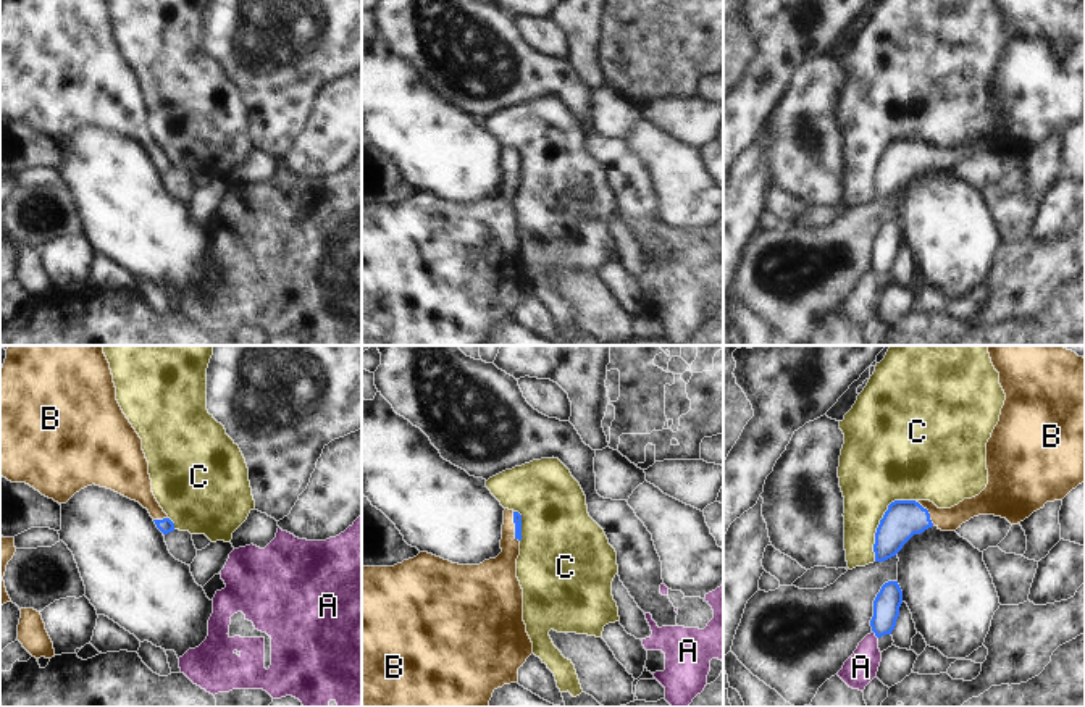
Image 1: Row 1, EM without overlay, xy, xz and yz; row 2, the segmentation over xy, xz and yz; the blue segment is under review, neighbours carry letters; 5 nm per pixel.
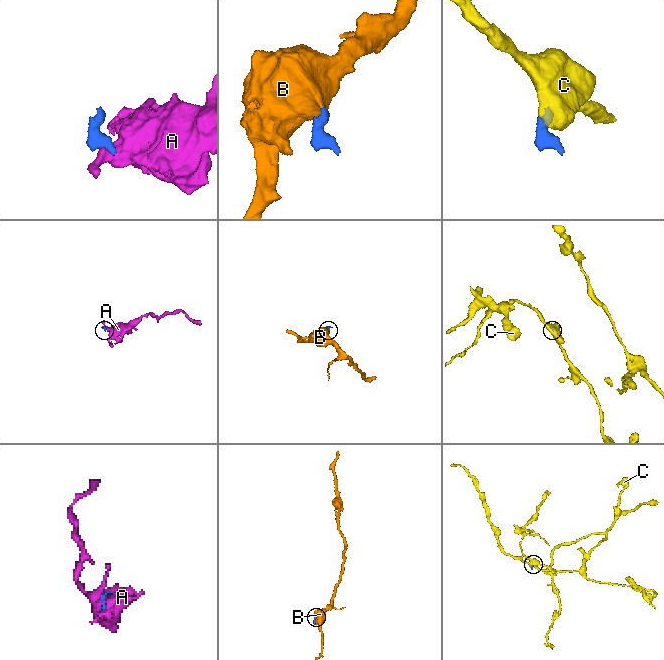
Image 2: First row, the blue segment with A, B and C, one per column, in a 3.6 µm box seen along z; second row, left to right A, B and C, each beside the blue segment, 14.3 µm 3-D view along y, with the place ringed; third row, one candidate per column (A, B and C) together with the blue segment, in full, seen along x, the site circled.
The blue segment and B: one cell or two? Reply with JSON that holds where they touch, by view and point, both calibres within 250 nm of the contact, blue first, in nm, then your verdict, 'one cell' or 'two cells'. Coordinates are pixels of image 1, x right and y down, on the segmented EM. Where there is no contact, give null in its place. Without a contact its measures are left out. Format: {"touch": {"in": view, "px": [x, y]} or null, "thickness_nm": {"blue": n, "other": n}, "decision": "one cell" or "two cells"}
{"touch": {"in": "xz", "px": [515, 527]}, "thickness_nm": {"blue": 50, "other": 170}, "decision": "one cell"}

